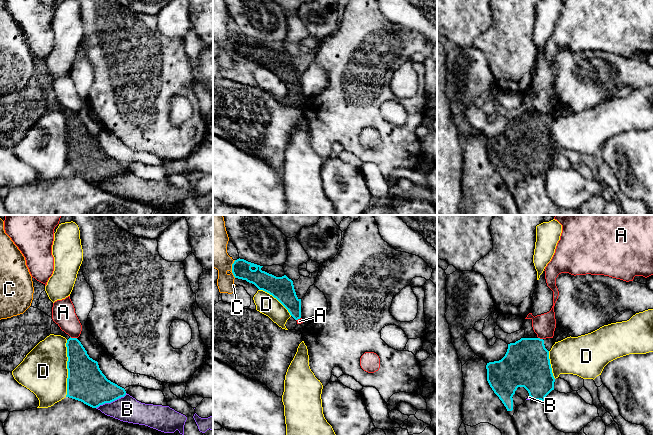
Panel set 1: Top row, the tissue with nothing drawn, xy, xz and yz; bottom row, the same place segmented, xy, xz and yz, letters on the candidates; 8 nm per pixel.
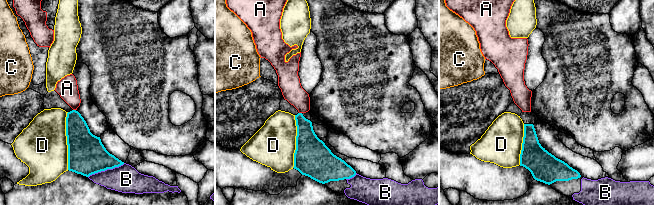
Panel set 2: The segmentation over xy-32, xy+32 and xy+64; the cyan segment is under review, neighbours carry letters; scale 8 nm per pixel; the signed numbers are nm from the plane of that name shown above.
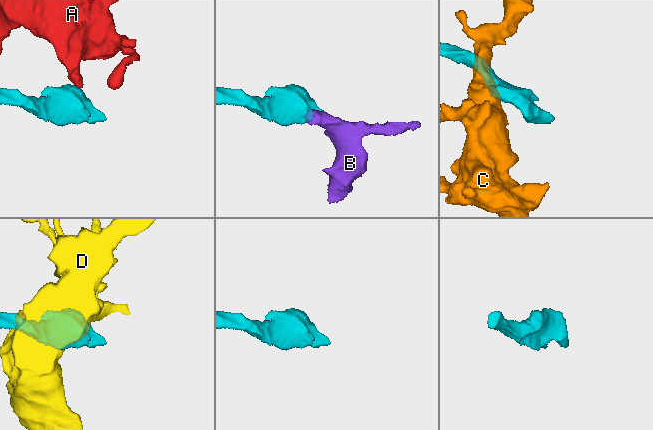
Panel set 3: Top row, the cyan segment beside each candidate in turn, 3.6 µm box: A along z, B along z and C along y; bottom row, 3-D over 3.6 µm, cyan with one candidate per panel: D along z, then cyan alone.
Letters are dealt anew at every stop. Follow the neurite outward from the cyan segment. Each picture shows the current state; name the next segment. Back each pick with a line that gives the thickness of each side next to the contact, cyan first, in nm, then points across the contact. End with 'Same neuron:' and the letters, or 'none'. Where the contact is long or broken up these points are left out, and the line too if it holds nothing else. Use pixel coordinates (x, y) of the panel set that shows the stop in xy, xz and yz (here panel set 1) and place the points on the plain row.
B: Thickness 300 nm (cyan) against 200 nm
Same neuron: B

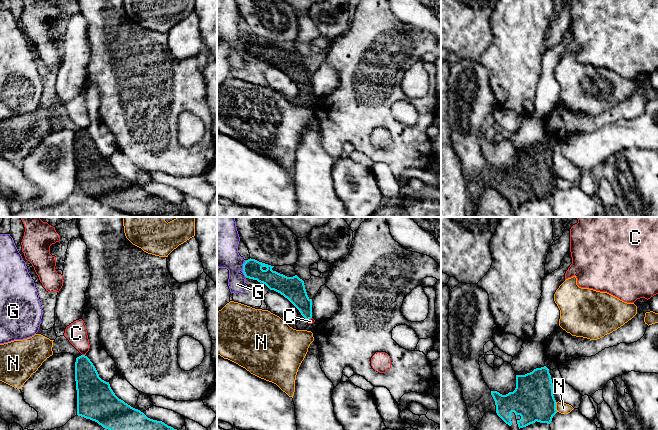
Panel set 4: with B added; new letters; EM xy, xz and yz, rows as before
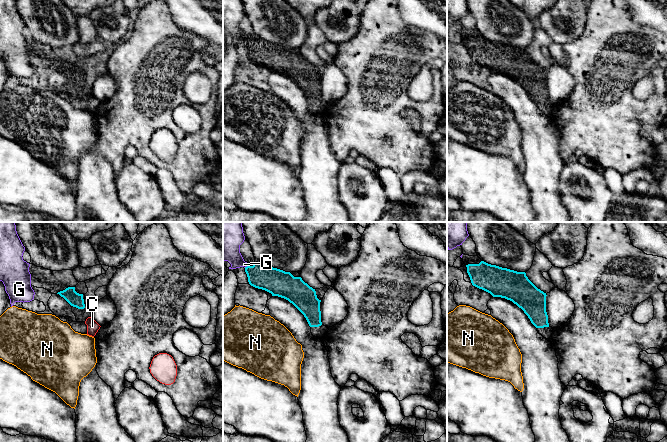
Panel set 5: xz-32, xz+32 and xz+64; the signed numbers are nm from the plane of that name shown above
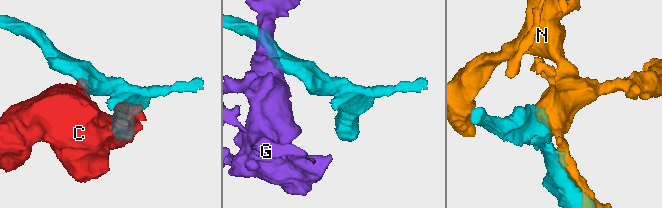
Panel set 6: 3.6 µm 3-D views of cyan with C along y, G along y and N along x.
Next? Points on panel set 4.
Same neuron: none

